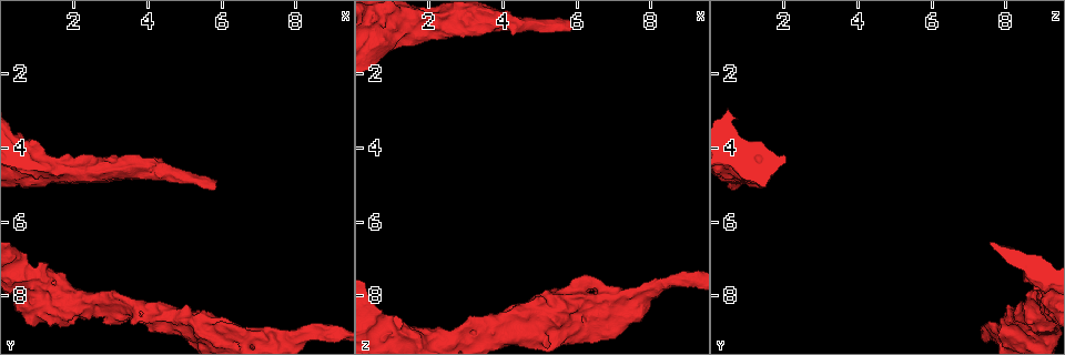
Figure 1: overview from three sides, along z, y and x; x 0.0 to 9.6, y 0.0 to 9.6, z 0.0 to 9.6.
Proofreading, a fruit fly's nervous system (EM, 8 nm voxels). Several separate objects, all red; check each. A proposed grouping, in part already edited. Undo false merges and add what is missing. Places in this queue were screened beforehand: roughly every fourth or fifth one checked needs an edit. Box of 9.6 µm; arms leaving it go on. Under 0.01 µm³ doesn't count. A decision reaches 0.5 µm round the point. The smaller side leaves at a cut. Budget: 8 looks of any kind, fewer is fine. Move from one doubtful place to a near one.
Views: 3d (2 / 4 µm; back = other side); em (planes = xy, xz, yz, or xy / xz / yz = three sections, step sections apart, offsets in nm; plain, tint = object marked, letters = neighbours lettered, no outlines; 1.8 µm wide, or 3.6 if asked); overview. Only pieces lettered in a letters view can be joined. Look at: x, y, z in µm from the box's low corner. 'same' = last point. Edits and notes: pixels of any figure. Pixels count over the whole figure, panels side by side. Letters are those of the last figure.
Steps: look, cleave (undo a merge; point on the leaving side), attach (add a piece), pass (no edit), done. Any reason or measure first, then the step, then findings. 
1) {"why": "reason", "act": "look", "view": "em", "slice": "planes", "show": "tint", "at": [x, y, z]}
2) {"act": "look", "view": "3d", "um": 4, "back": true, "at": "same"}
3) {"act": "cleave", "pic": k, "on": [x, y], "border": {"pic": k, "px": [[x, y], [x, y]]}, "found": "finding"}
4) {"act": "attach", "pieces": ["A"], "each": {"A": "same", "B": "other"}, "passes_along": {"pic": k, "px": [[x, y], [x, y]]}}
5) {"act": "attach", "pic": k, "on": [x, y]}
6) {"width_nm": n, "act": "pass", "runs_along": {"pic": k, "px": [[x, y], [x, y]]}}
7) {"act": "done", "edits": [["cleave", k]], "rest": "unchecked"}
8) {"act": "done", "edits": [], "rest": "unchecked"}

{"why": "thick turns thin", "act": "look", "view": "3d", "um": 4, "back": true, "at": [0.95, 4.45, 0.55]}

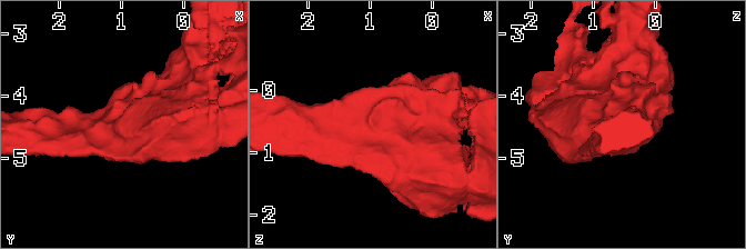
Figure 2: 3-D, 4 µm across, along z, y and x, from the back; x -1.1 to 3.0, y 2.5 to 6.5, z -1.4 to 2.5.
{"act": "look", "view": "em", "um": 3.6, "slice": "yz", "step": 4, "show": "tint", "at": "same"}

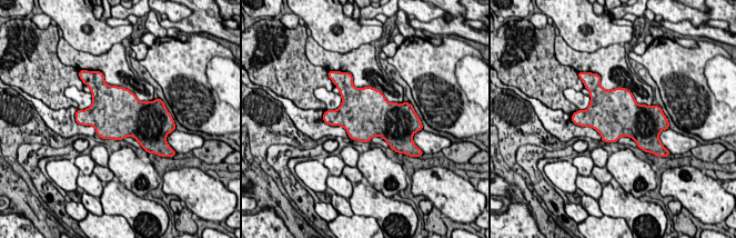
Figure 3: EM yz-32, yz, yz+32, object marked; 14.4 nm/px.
{"act": "look", "view": "em", "um": 3.6, "slice": "planes", "show": "letters", "at": "same"}

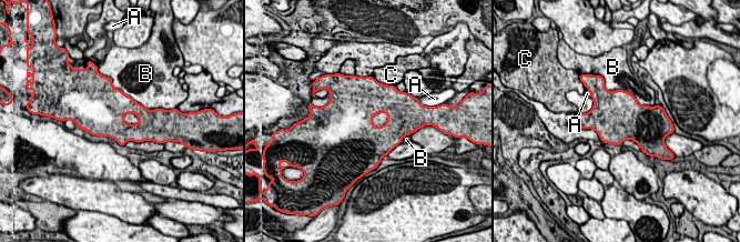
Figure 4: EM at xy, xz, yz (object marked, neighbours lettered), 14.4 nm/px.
{"width_nm": 400, "act": "pass", "each": {"A": "other", "B": "other", "C": "other"}, "border": {"pic": 4, "px": [[604, 83], [652, 107]]}, "found": "all the same cell"}

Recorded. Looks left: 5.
{"why": "free end", "act": "look", "view": "em", "slice": "planes", "show": "letters", "at": [5.85, 4.90, 0.80]}

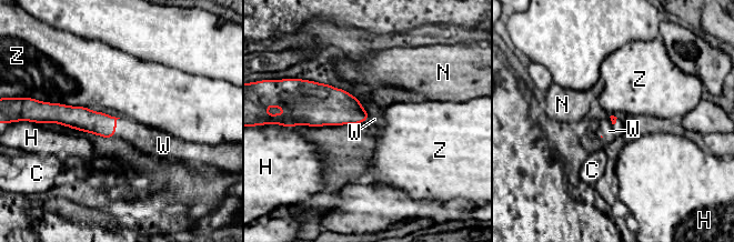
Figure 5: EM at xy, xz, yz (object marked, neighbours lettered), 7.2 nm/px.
{"longest_contact_nm": ["Z", 340], "act": "attach", "pic": 5, "on": [143, 137], "each": {"C": "other", "H": "other", "N": "other", "W": "same", "Z": "other"}, "found": "it goes on there"}

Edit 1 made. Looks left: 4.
{"act": "look", "view": "overview"}

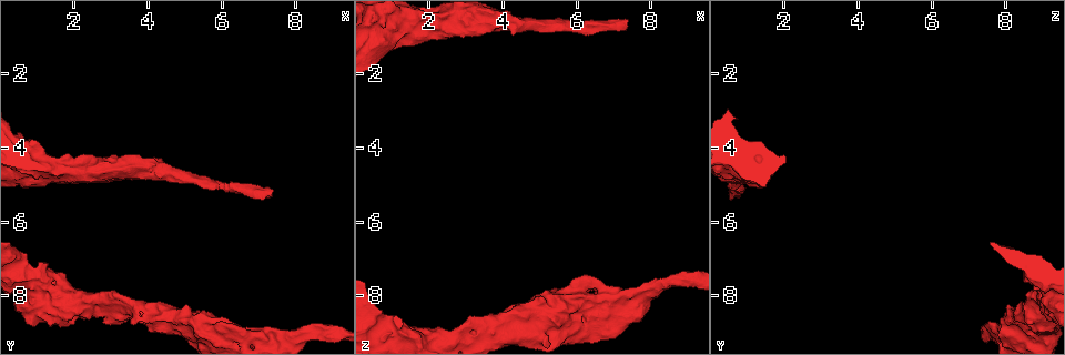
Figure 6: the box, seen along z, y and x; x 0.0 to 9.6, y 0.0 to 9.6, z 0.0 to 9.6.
{"act": "look", "view": "em", "um": 3.6, "slice": "planes", "show": "letters", "at": [1.80, 7.45, 9.15]}

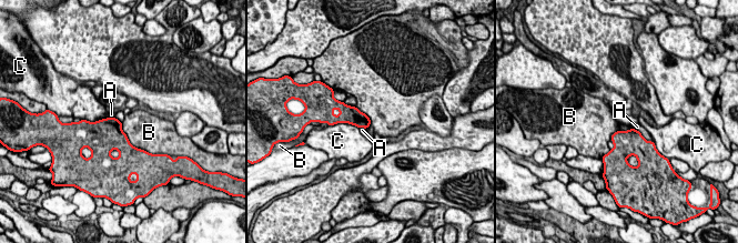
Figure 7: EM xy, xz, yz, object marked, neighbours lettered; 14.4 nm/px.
{"act": "pass", "each": {"A": "other", "B": "other", "C": "other"}, "border": {"pic": 7, "px": [[121, 122], [128, 140], [147, 152]]}, "found": "none of them fits"}

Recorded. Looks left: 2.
{"act": "done", "edits": [["attach", 5]], "rest": "unchecked"}

